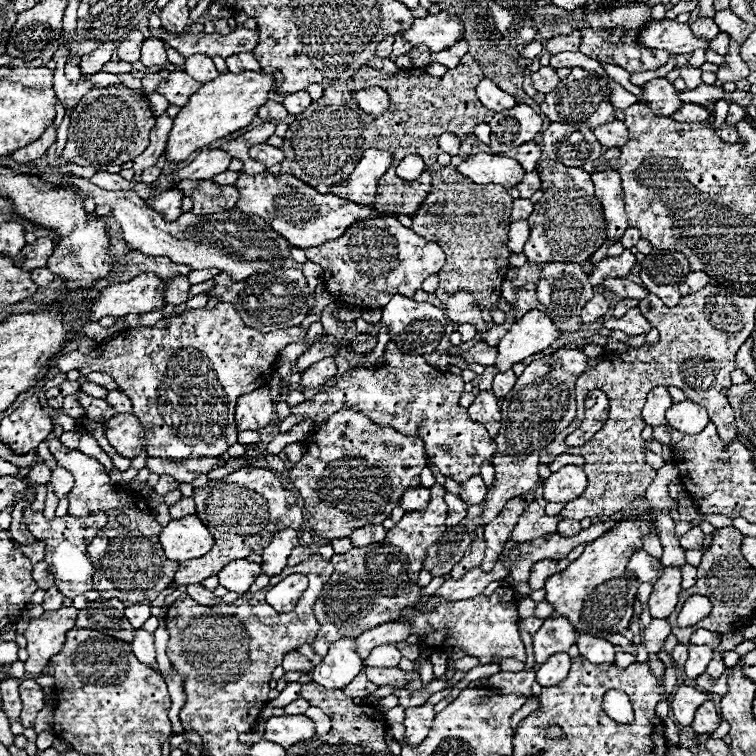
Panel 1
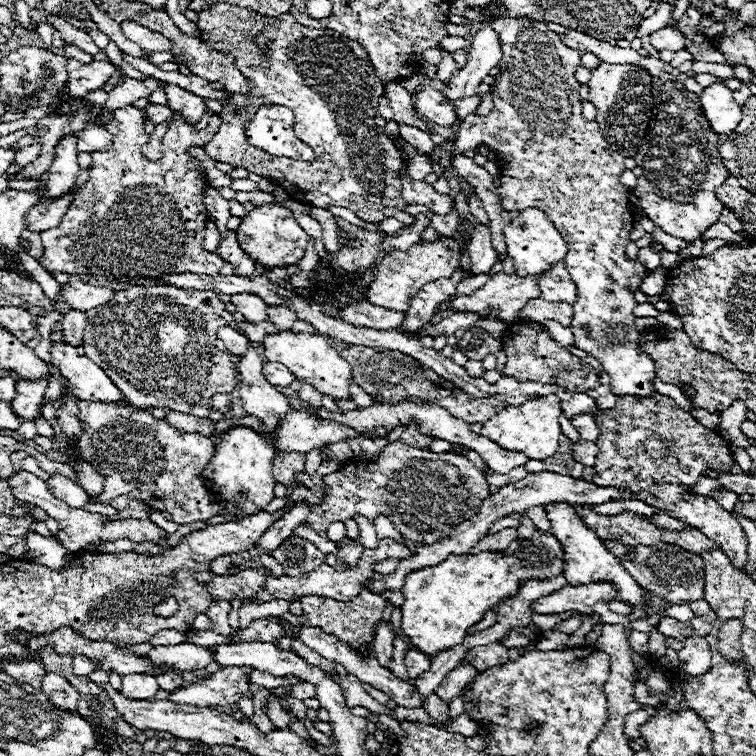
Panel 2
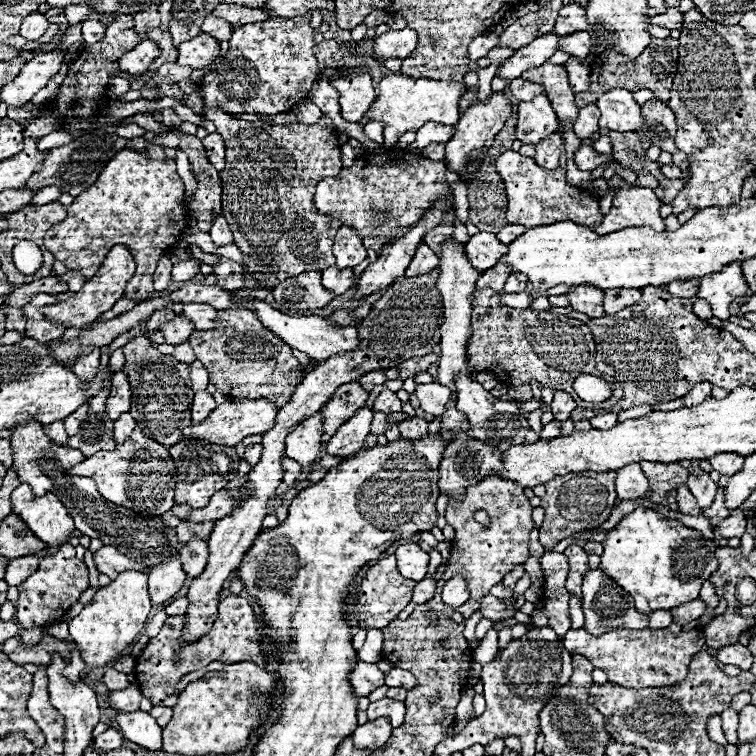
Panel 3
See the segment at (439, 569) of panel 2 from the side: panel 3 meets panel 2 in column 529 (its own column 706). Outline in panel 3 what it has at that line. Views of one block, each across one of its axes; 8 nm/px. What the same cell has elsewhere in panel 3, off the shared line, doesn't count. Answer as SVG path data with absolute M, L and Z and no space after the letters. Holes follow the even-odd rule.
M638 506L632 514L624 516L602 544L604 554L600 556L600 568L634 596L636 610L644 614L670 610L696 600L702 584L718 566L718 560L714 558L716 544L712 540L704 538L698 530L644 506Z

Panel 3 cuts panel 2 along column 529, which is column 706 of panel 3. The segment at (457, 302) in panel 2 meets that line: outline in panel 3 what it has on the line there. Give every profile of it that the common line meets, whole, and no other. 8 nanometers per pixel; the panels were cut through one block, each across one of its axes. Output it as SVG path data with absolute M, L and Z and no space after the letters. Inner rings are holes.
M740 262L724 266L720 272L712 272L700 280L700 290L696 298L702 298L710 304L712 312L720 320L728 320L728 304L736 298L746 294L746 280L742 276Z

